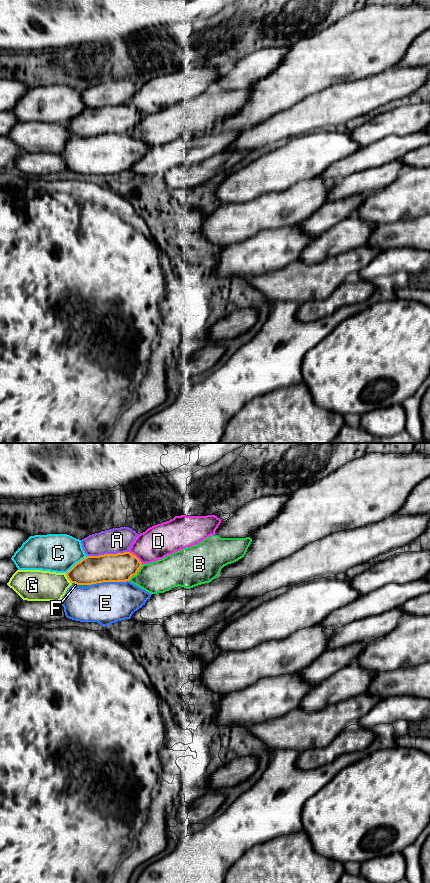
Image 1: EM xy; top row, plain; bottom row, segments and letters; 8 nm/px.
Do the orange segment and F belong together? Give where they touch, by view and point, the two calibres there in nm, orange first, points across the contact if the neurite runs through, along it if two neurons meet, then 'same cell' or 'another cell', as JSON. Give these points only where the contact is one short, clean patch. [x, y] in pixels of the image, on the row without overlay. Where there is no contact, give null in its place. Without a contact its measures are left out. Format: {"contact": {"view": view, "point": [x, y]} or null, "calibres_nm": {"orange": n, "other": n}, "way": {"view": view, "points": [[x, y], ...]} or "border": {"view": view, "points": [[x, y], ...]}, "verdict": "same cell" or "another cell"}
{"contact": {"view": "xy", "point": [80, 136]}, "calibres_nm": {"orange": 220, "other": 30}, "verdict": "another cell"}

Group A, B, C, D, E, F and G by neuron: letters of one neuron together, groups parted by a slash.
A / B / C / D / E F / G

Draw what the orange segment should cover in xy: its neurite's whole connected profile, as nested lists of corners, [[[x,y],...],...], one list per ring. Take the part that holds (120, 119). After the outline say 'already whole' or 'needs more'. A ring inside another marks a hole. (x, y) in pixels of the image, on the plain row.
[[[130,104],[87,108],[76,115],[66,128],[77,137],[126,134],[137,126],[141,118],[140,112]]]; already whole

